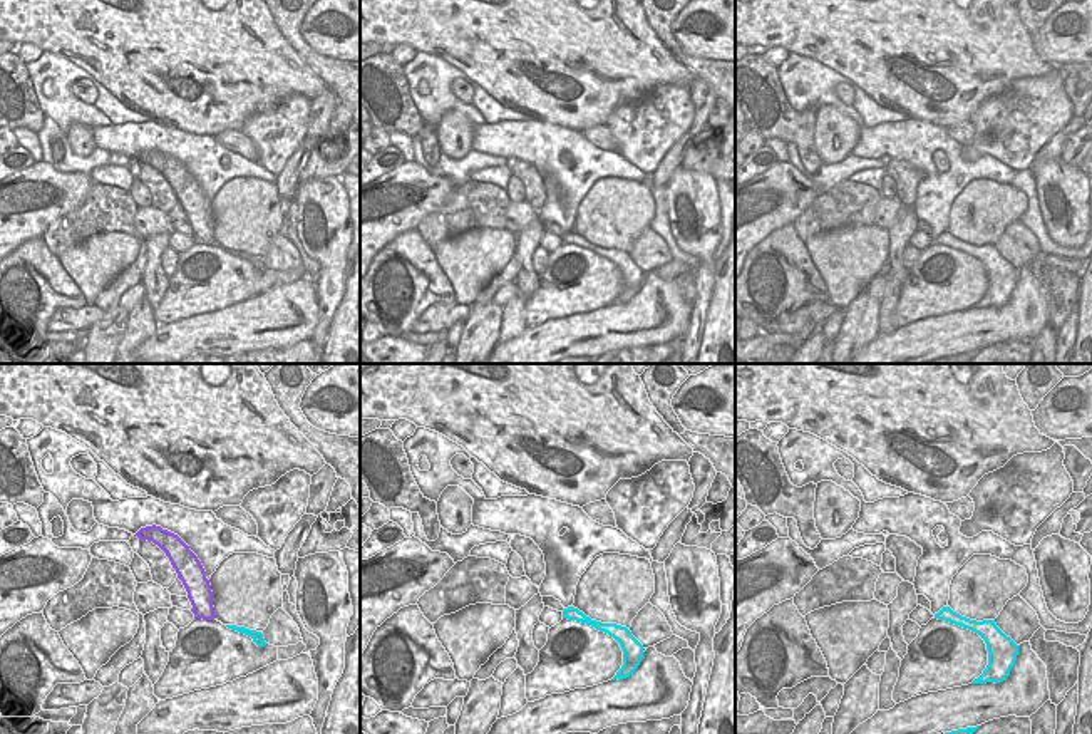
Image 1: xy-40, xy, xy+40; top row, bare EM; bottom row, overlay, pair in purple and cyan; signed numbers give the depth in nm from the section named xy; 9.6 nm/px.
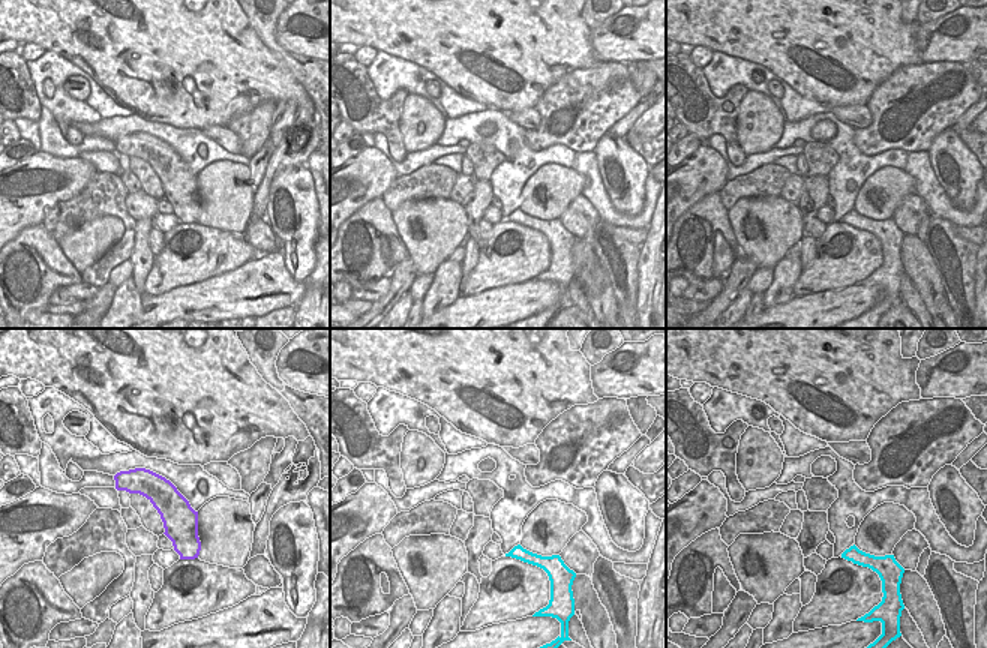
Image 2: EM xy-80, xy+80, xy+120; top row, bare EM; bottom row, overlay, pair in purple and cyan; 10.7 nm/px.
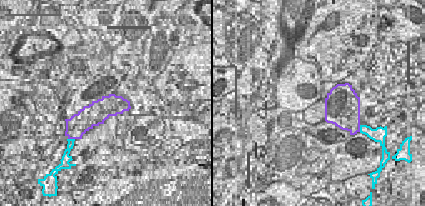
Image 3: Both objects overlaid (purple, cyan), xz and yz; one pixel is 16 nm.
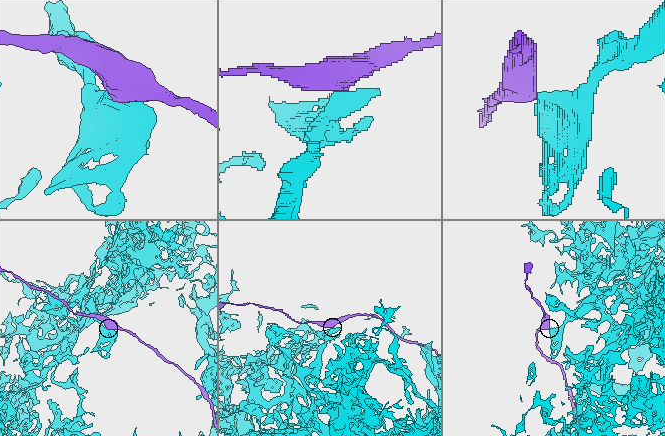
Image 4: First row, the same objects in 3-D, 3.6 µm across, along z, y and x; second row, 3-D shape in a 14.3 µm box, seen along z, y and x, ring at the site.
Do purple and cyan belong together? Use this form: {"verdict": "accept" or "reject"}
{"verdict": "reject"}

